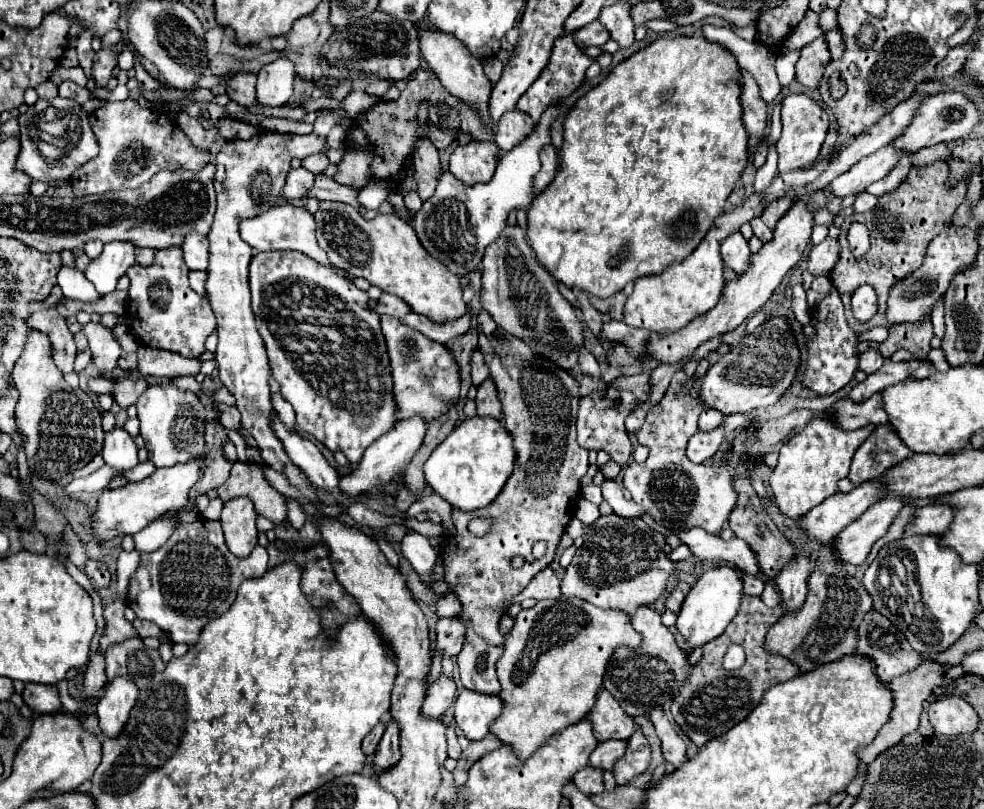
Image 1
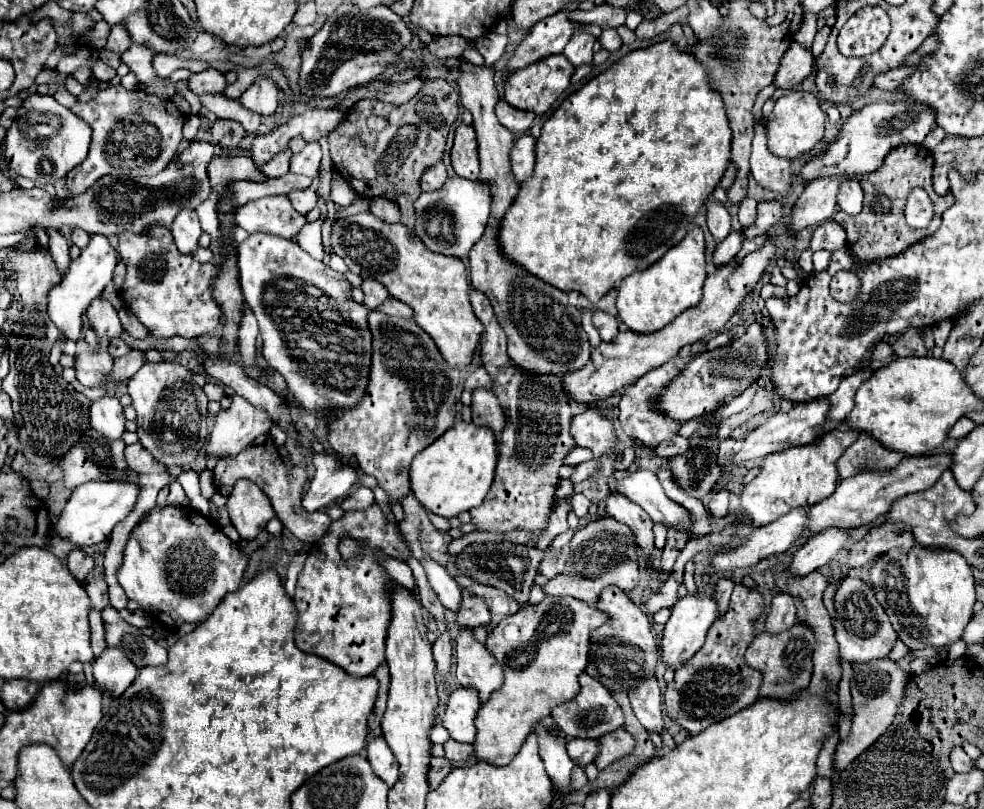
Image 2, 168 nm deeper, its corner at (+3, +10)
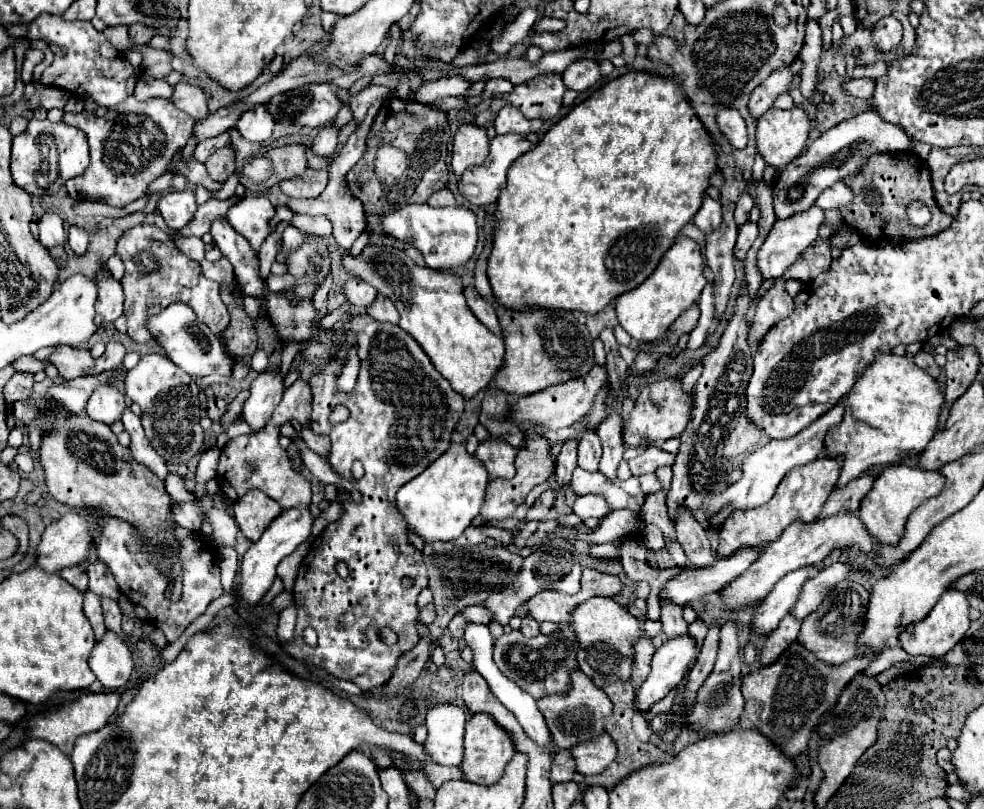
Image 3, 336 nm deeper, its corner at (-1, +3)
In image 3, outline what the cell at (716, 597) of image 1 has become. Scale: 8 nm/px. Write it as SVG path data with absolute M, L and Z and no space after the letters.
M690 633L672 637L662 643L662 647L654 653L650 675L636 691L636 707L640 711L648 711L656 701L676 689L676 685L688 675L688 667L696 655L696 637L692 637Z

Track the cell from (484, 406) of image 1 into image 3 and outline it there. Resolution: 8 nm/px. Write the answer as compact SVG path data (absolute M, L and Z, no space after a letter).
M488 437L474 453L488 469L490 479L514 477L516 449L504 437Z

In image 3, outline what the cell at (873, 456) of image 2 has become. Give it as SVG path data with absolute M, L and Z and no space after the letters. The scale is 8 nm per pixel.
M864 473L856 479L852 479L850 485L834 487L826 505L824 505L824 511L820 513L820 517L828 517L828 515L840 513L840 511L856 511L860 507L860 501L872 489L874 481L876 481L876 475Z

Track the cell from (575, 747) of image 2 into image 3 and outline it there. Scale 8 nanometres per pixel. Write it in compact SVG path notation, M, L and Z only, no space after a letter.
M558 749L556 757L558 759L552 763L552 773L550 773L552 783L572 779L576 775L576 761L572 759L572 753L564 751L564 749Z

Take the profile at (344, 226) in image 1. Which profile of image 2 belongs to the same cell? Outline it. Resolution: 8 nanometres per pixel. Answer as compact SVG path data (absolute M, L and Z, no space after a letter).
M370 212L356 220L332 224L332 252L338 254L350 272L378 280L390 296L414 310L414 322L436 342L442 358L452 368L472 364L474 352L484 334L484 326L474 316L468 302L468 276L460 258L448 258L426 250L426 246L402 224L384 224Z

